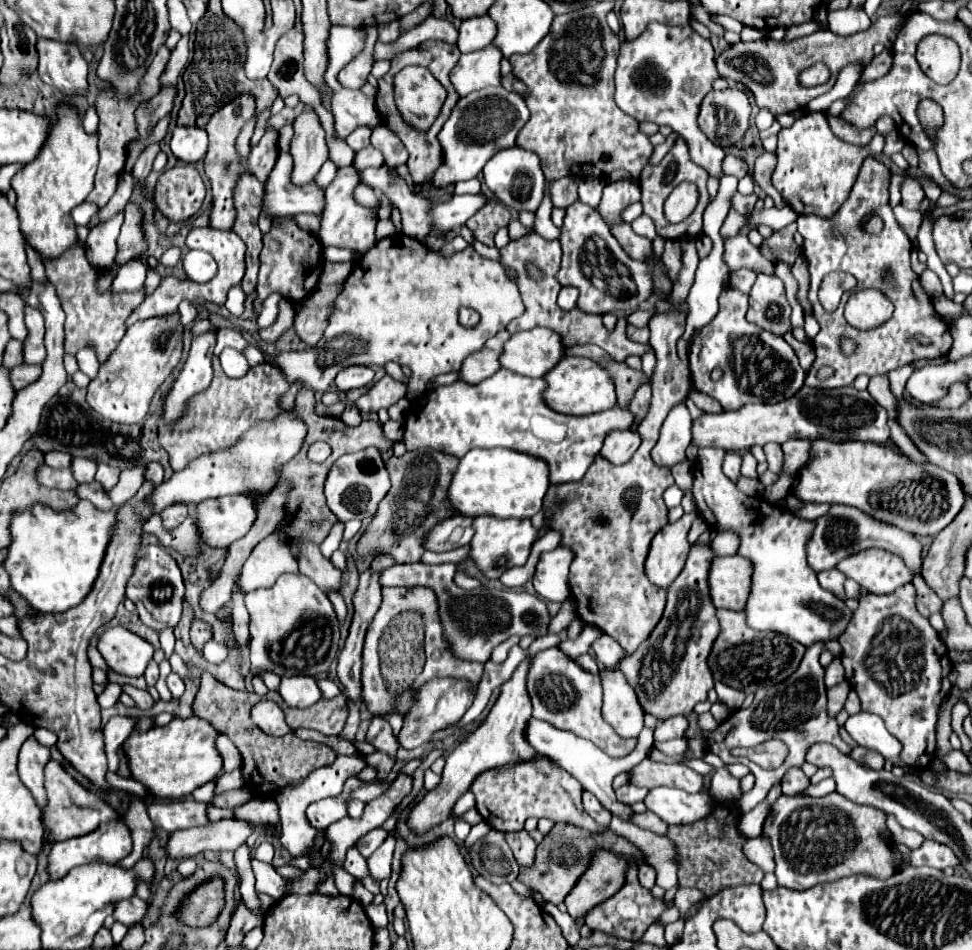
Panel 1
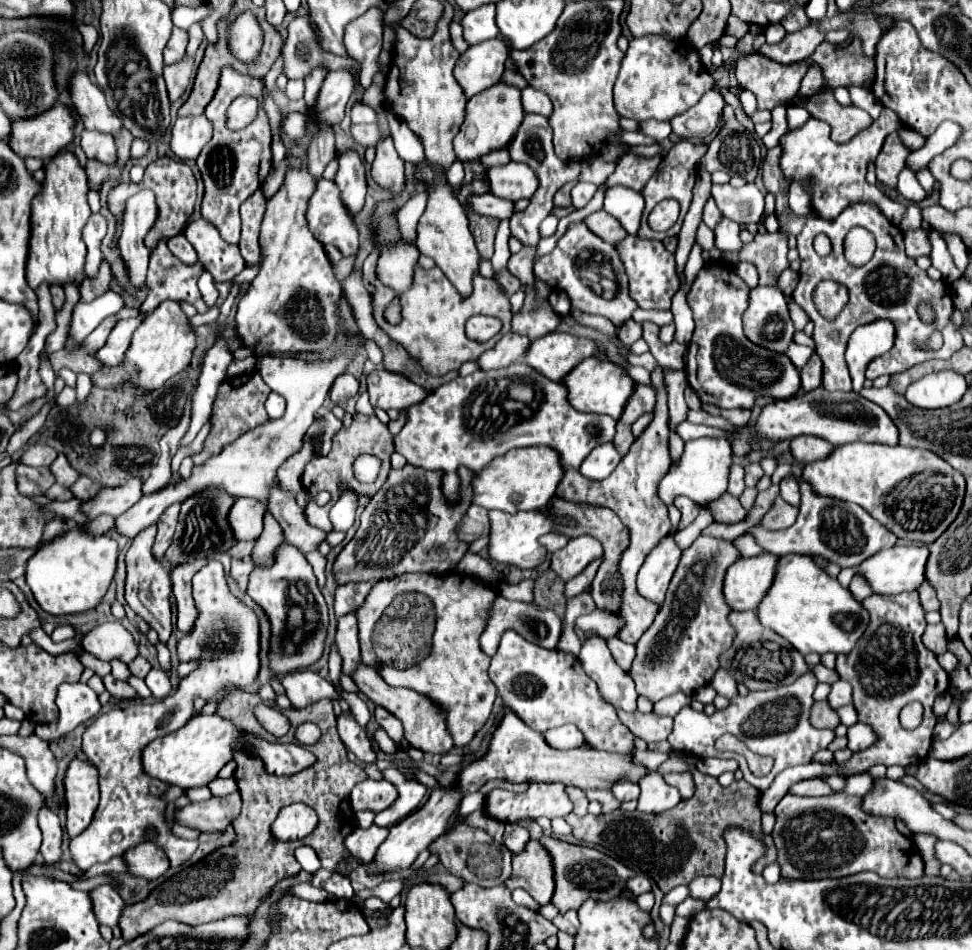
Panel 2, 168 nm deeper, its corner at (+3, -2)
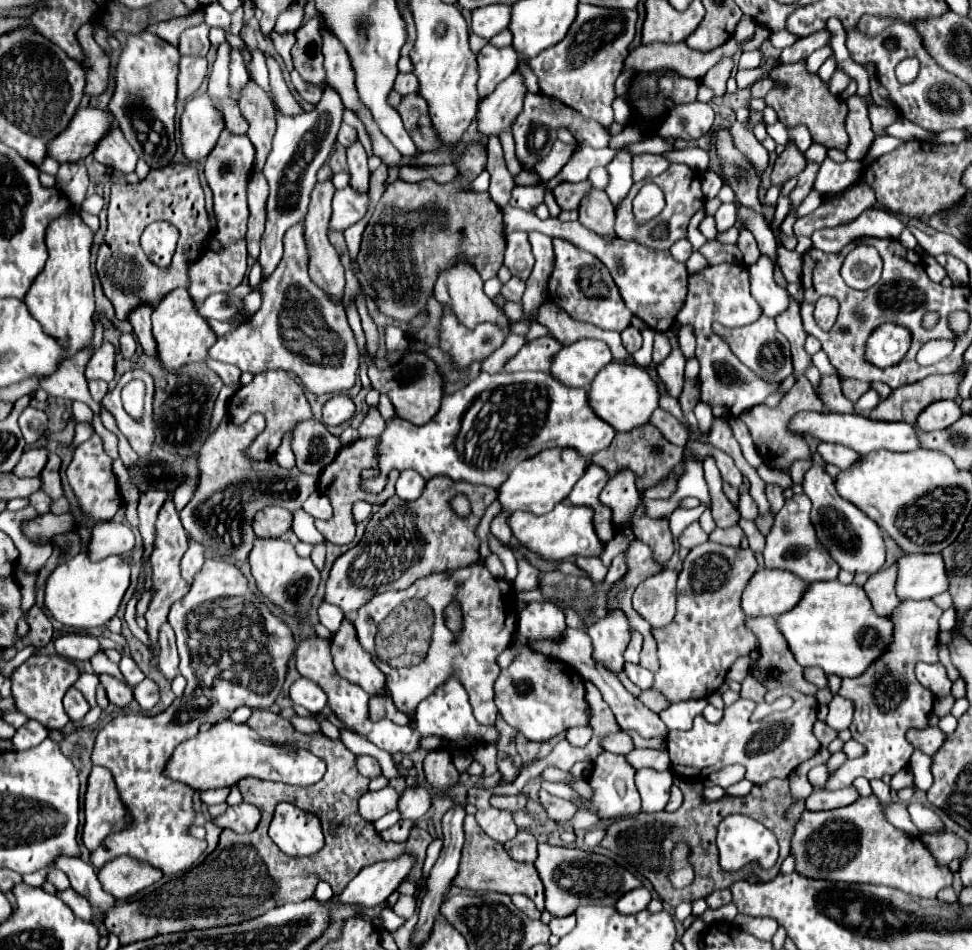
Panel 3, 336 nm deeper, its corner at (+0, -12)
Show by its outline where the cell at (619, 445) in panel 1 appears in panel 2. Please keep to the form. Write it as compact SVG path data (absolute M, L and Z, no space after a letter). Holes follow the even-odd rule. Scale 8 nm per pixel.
M602 443L598 445L582 463L582 467L578 469L584 477L588 479L606 479L616 465L622 461L622 455L618 455L618 449L614 447L614 443Z

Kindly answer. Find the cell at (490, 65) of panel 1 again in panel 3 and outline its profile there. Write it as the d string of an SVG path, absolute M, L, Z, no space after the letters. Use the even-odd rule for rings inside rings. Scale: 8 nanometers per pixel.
M487 43L477 55L477 63L479 63L479 81L477 81L479 97L487 97L495 91L495 87L503 79L507 79L517 69L519 55L513 45L493 47L491 43Z

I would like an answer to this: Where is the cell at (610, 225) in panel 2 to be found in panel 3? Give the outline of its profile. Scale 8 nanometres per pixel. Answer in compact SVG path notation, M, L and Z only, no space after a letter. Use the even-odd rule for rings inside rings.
M589 189L589 197L579 205L579 223L599 235L615 235L615 209L605 191Z

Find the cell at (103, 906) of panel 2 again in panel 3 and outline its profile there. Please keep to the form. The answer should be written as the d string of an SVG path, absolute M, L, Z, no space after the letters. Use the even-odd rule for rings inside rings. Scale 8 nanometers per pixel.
M69 887L65 891L57 891L57 897L61 897L61 901L65 901L65 905L69 905L69 909L73 909L77 917L81 917L83 921L91 921L93 911L89 907L89 901L85 901L85 897L81 897L77 891Z

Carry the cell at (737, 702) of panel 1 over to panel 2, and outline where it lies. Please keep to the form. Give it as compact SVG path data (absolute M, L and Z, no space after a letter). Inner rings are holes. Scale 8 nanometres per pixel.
M718 669L713 676L711 683L718 695L726 697L726 699L732 699L738 695L738 687L736 681L724 671L724 669ZM724 677L728 677L728 681L724 681Z

